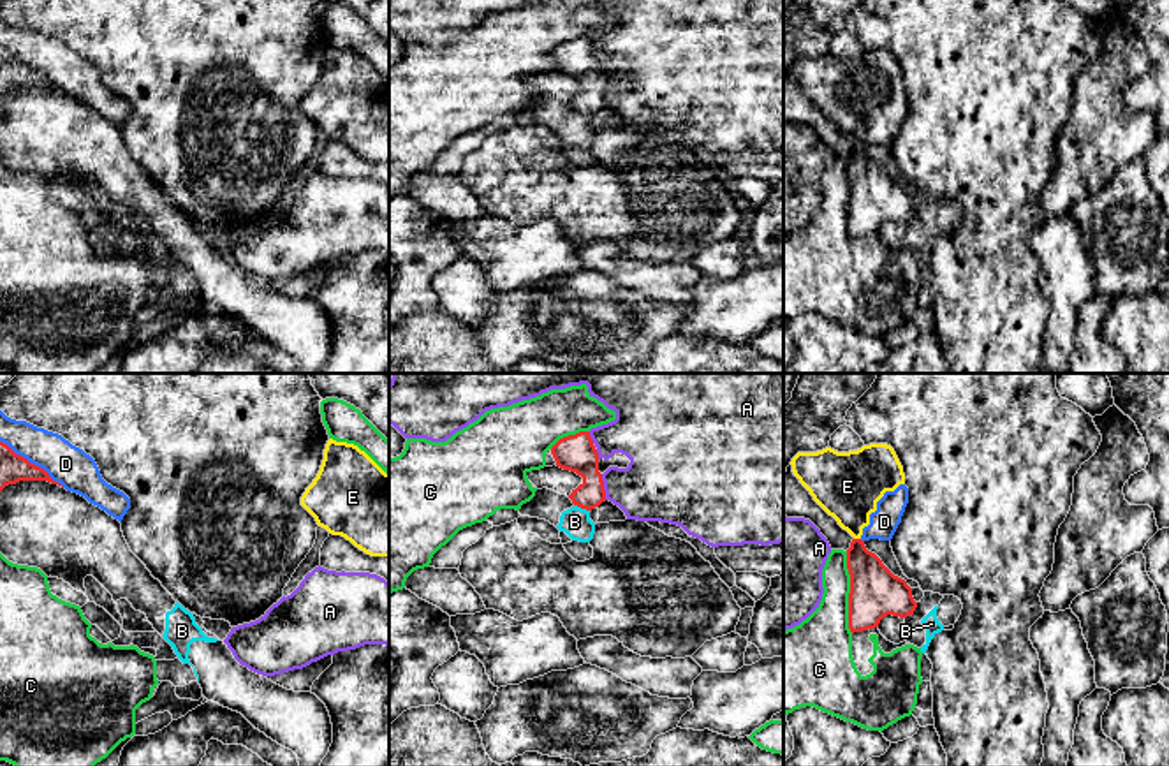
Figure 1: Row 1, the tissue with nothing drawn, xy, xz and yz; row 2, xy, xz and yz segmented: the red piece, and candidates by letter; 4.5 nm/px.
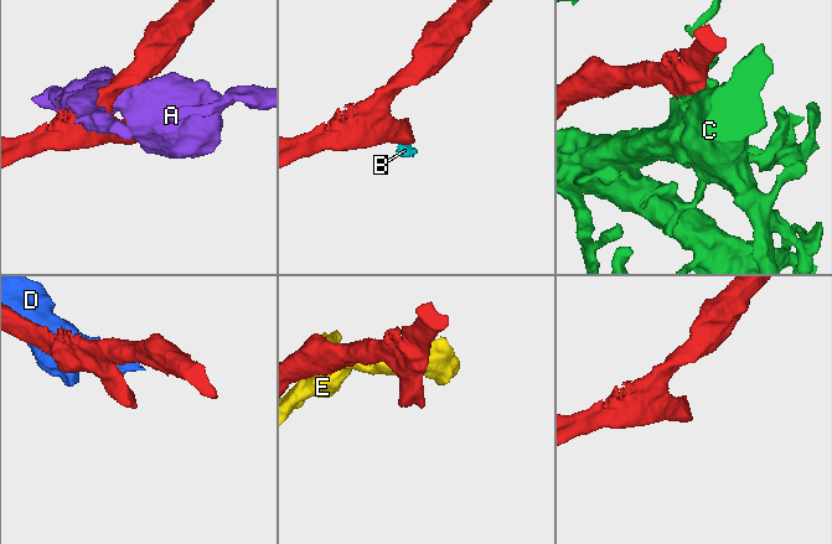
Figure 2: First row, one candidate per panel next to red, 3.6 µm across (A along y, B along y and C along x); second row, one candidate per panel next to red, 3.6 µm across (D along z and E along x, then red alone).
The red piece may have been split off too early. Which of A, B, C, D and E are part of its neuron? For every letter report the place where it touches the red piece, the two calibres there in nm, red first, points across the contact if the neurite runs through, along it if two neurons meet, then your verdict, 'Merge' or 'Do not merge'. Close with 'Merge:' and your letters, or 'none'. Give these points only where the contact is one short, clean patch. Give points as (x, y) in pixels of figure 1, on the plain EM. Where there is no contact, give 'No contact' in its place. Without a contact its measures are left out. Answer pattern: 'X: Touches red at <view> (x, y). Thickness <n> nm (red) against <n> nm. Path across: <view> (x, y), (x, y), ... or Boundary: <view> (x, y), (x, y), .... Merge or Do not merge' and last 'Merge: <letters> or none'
A: Touches red at xz (602, 92). Thickness 170 nm (red) against 320 nm. Do not merge
B: Touches red at xz (581, 113). Thickness 170 nm (red) against 140 nm. Boundary: xz (574, 110), (588, 117). Do not merge
C: Touches red at yz (851, 198). Thickness 240 nm (red) against 260 nm. Do not merge
D: Touches red at xy (32, 69). Thickness 130 nm (red) against 190 nm. Do not merge
E: Touches red at yz (858, 145). Thickness 220 nm (red) against 300 nm. Do not merge
Merge: none

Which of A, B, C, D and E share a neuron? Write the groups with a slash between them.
A / B / C / D E

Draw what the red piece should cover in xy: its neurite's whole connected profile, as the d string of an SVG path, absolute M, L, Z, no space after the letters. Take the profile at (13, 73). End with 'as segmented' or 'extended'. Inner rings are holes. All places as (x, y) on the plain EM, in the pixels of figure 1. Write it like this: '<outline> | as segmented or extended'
M0 48L0 97L19 86L48 86L62 92L53 86L44 74L30 69L26 63L16 60L7 49Z | as segmented

